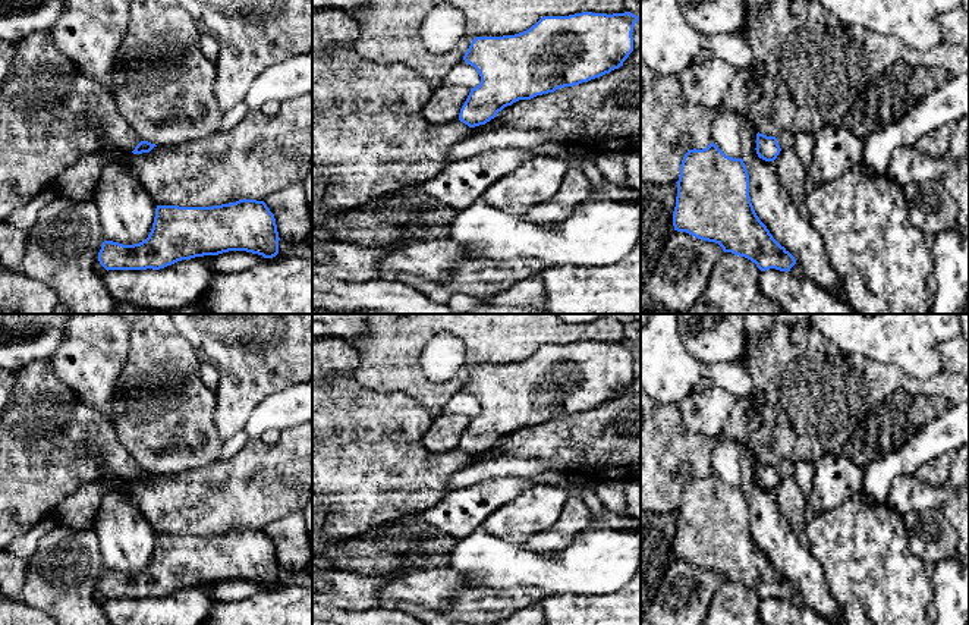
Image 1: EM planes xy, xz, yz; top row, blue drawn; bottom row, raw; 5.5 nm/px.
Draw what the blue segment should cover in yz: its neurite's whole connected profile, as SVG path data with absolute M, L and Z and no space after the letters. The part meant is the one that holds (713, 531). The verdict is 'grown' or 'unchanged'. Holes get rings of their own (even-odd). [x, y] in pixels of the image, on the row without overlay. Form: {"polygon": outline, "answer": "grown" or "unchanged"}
{"polygon": "M714 471L702 478L689 478L680 493L673 555L677 560L686 560L698 568L718 572L724 581L745 585L756 593L761 600L775 597L790 600L796 593L795 585L781 575L756 544L749 525L749 503L742 487L726 484Z", "answer": "unchanged"}

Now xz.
{"polygon": "M582 340L569 345L544 345L529 358L503 365L476 365L463 389L474 395L481 411L472 417L460 437L459 449L475 456L485 453L504 436L519 428L579 414L623 395L633 380L633 355L639 345Z", "answer": "unchanged"}

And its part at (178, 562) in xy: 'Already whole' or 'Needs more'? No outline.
Already whole

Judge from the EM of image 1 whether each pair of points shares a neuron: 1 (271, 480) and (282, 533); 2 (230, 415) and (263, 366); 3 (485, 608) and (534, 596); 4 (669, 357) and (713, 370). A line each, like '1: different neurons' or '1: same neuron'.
1: different neurons
2: same neuron
3: same neuron
4: same neuron

